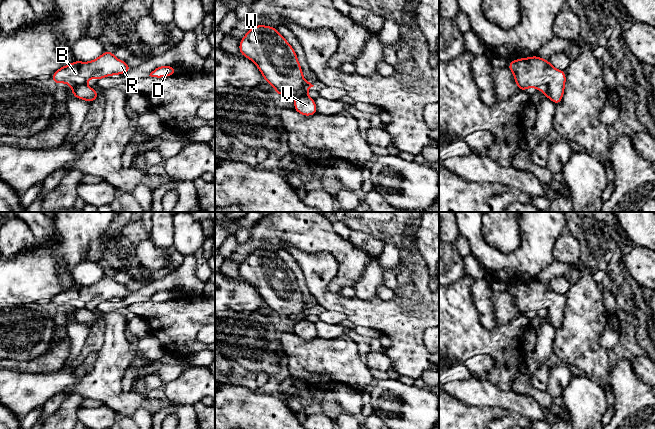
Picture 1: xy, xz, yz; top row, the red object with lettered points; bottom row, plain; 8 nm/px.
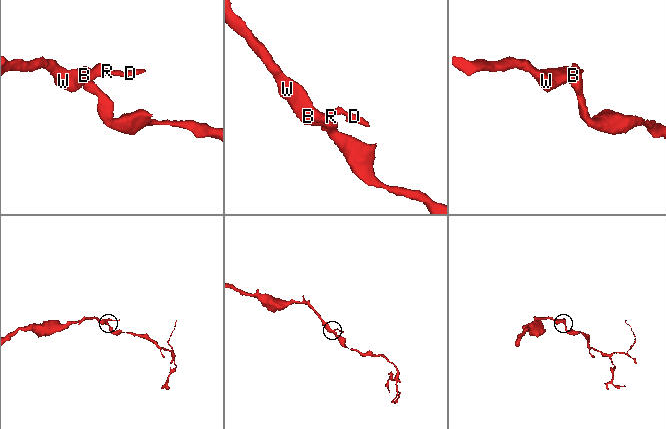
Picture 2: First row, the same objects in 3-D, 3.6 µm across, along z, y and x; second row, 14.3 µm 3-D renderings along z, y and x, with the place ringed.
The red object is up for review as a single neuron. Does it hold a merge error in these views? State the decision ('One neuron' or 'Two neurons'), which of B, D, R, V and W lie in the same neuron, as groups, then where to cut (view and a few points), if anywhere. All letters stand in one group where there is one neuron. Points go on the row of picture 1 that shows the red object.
One neuron. Groups: B D R V W. No split

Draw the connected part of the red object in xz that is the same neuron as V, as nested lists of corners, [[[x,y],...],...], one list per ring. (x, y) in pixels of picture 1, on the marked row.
[[[256,25],[242,38],[239,50],[240,54],[256,64],[264,80],[275,88],[275,92],[278,95],[291,95],[296,98],[294,110],[304,116],[318,113],[315,100],[307,95],[307,90],[314,85],[303,79],[303,71],[294,49],[276,28]]]

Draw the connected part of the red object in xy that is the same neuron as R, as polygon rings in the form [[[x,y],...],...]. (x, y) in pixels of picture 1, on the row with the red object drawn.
[[[111,50],[91,62],[74,61],[62,66],[51,77],[53,83],[67,83],[72,86],[71,92],[74,97],[93,102],[100,95],[93,88],[86,85],[89,78],[99,81],[101,78],[125,74],[131,67],[125,62],[118,60]]]

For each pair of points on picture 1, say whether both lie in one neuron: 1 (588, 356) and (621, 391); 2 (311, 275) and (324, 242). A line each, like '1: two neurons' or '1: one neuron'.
1: two neurons
2: two neurons

